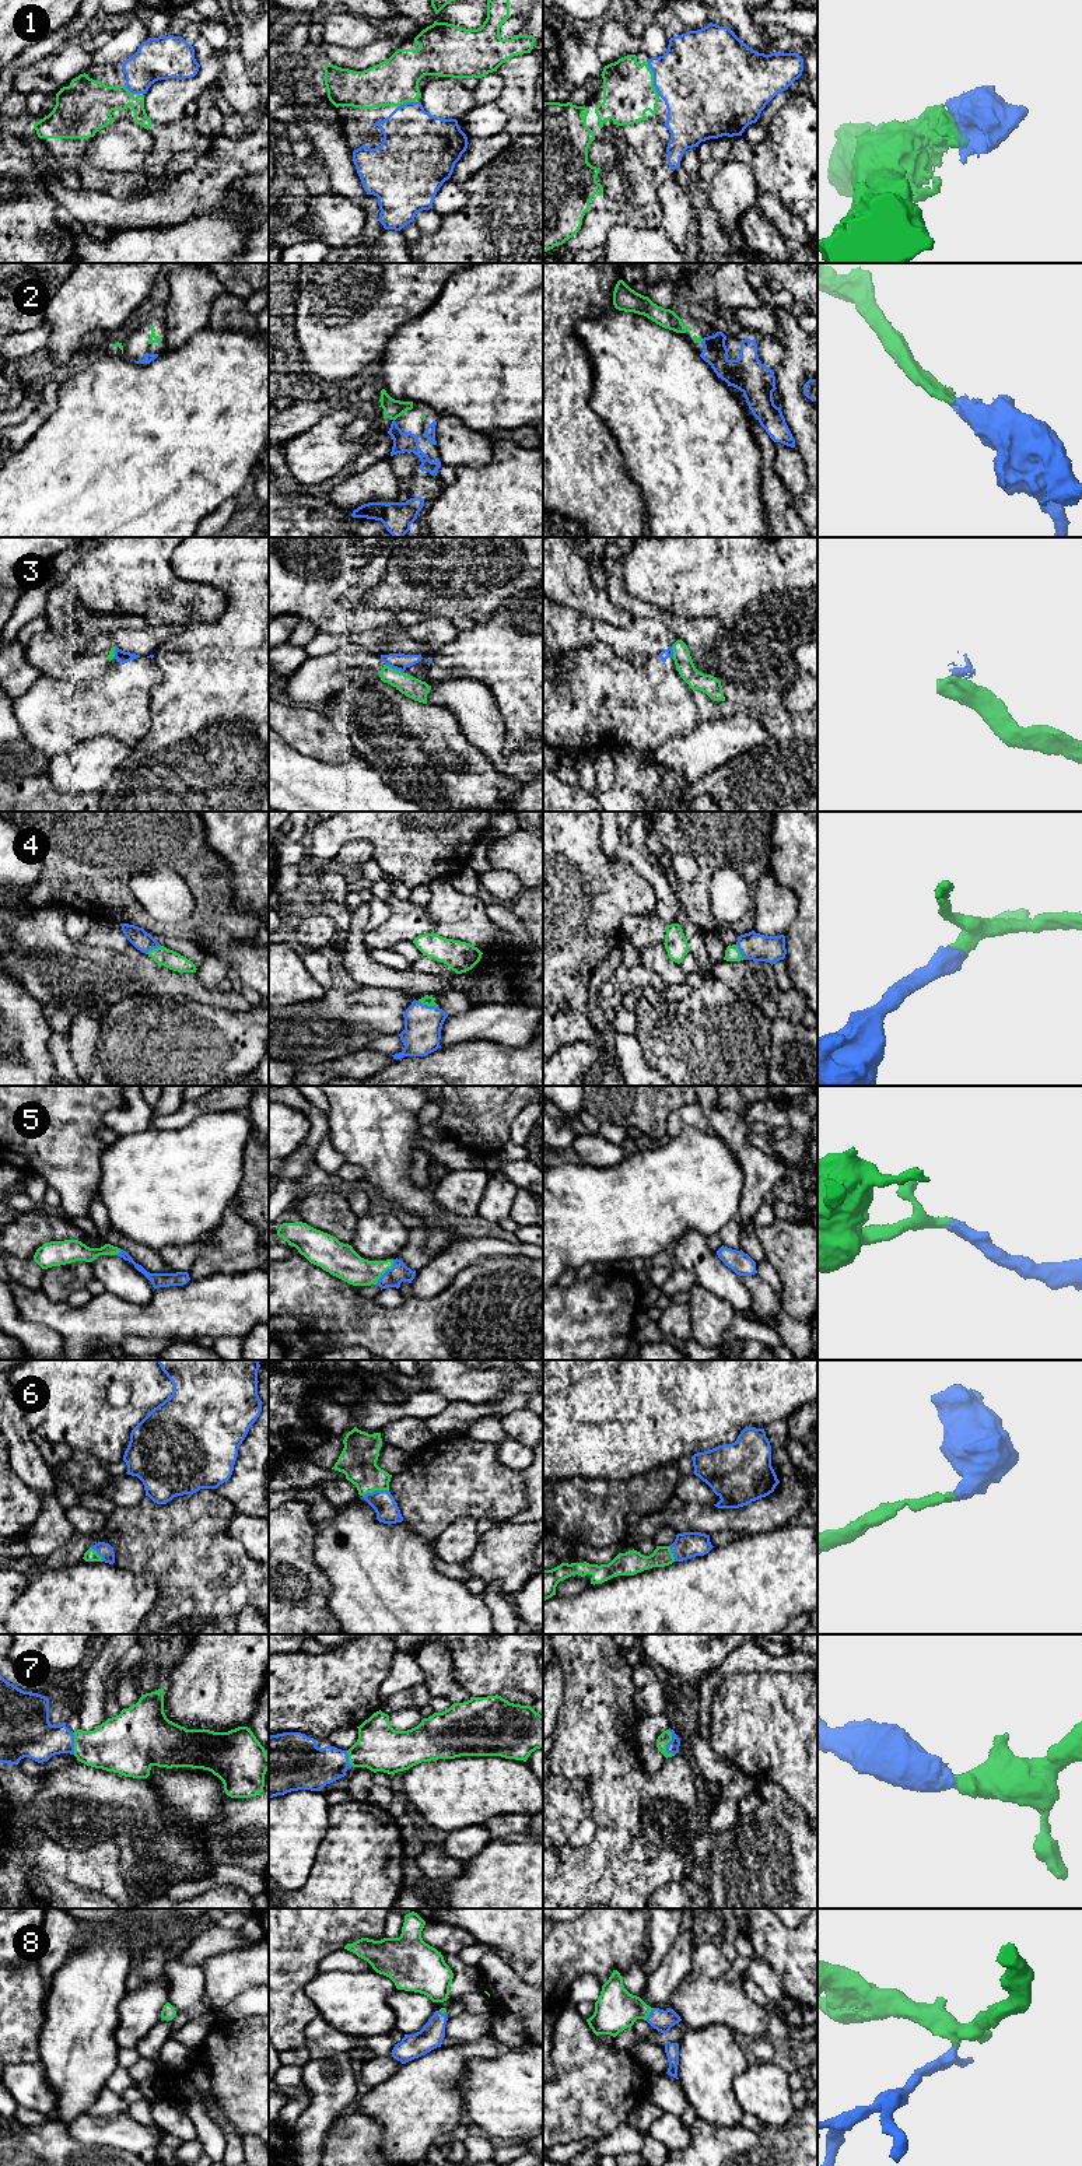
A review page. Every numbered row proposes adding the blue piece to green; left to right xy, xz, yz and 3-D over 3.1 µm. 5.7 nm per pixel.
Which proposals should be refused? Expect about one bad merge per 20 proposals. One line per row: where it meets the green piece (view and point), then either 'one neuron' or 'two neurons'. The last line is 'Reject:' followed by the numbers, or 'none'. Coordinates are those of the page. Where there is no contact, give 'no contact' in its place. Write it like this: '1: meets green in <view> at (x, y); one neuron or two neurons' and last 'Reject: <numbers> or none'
1: meets green in yz at (652, 79); one neuron
2: meets green in yz at (701, 340); one neuron
3: meets green in xz at (394, 669); two neurons
4: meets green in xz at (427, 1005); one neuron
5: meets green in xz at (387, 1269); one neuron
6: meets green in xz at (375, 1489); one neuron
7: meets green in yz at (668, 1742); one neuron
8: meets green in yz at (648, 2014); one neuron
Reject: 3

